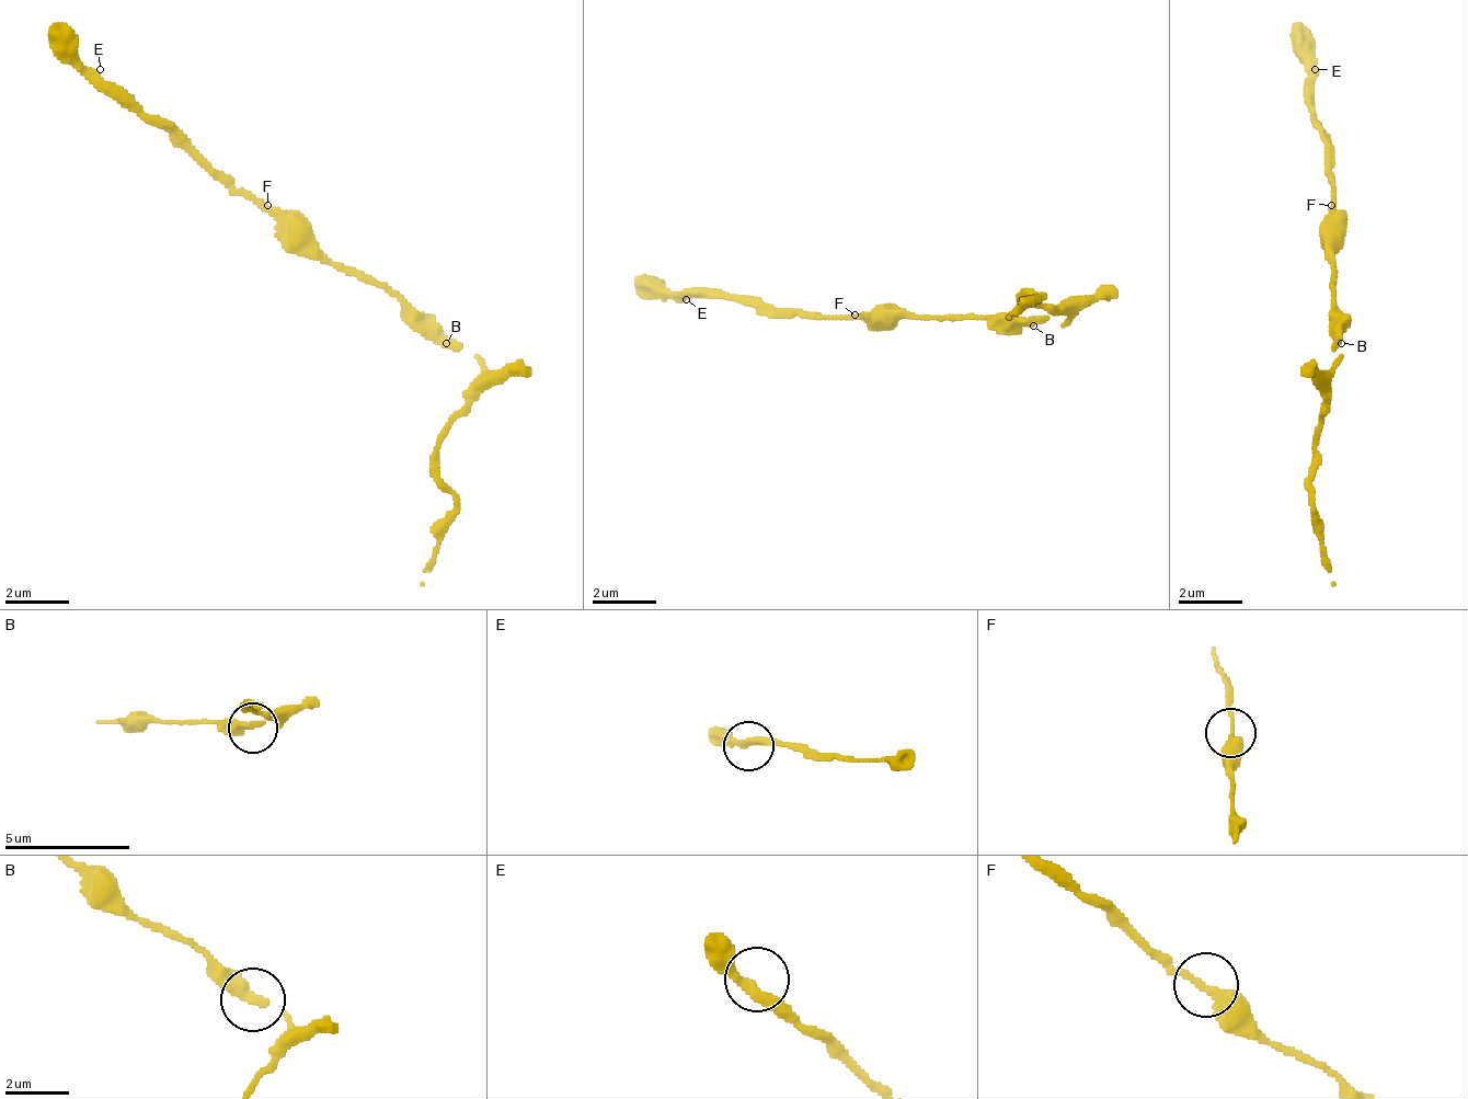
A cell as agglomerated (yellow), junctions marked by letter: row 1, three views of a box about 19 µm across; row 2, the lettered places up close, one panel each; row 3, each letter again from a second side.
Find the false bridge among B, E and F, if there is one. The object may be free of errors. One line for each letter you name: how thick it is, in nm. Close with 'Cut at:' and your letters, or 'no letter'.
Cut at: no letter

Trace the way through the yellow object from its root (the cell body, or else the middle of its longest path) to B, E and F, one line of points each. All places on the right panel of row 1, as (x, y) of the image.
B: (1331, 277), (1331, 333), (1339, 341)
E: (1331, 277), (1331, 140), (1315, 125), (1315, 69)
F: (1331, 277), (1331, 205)

